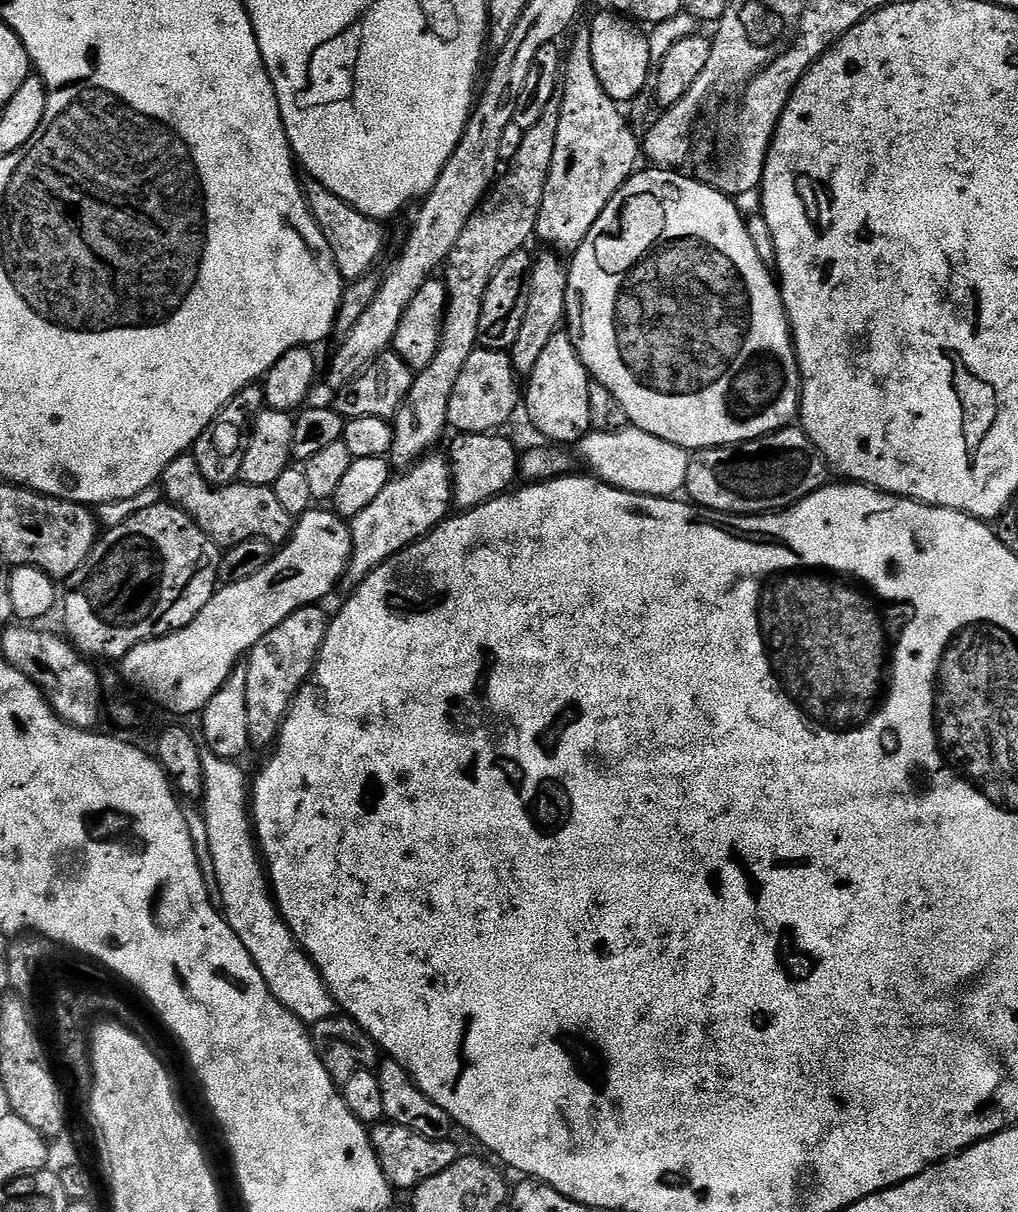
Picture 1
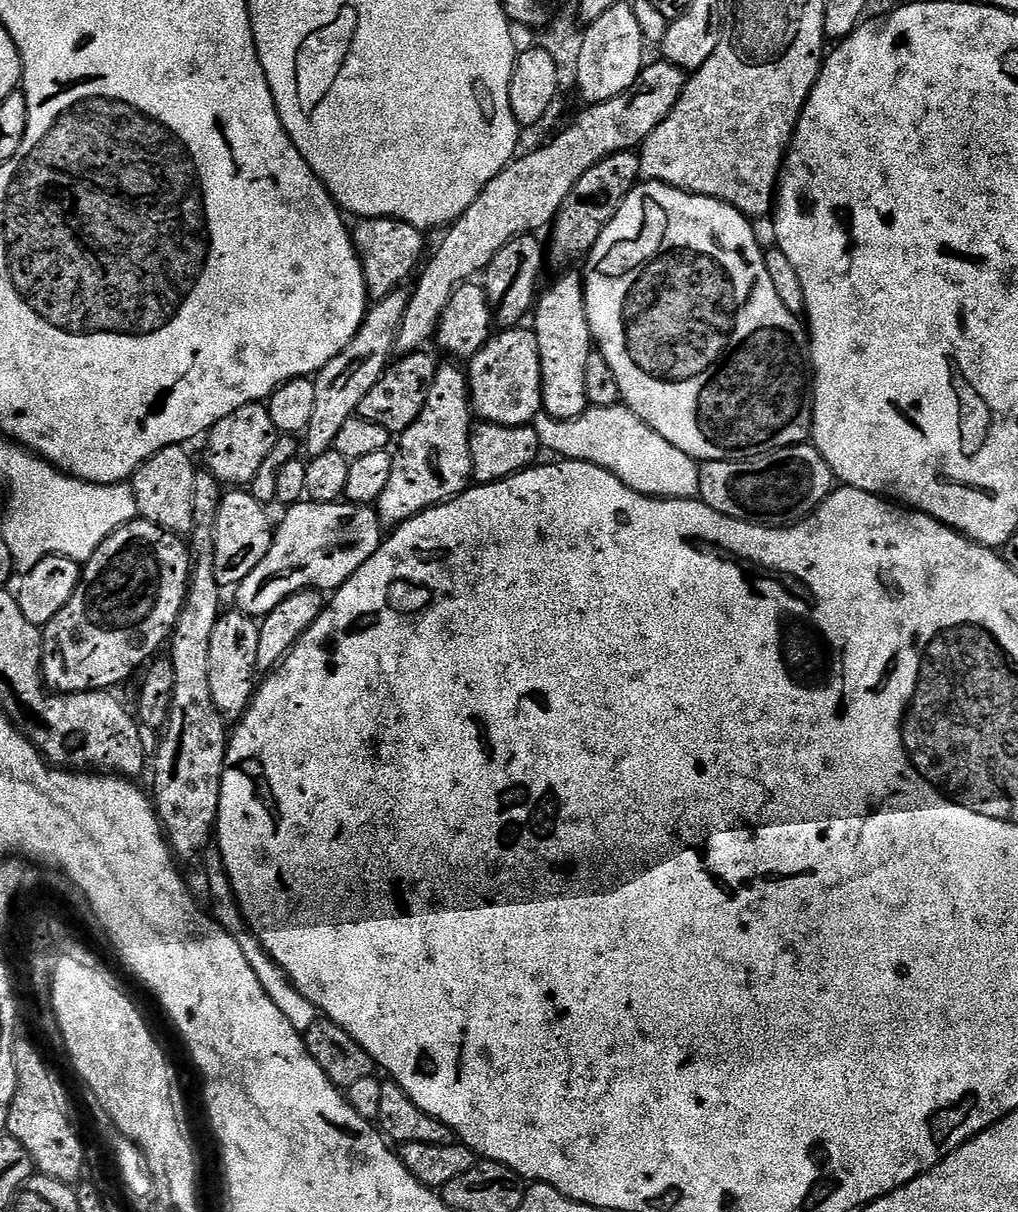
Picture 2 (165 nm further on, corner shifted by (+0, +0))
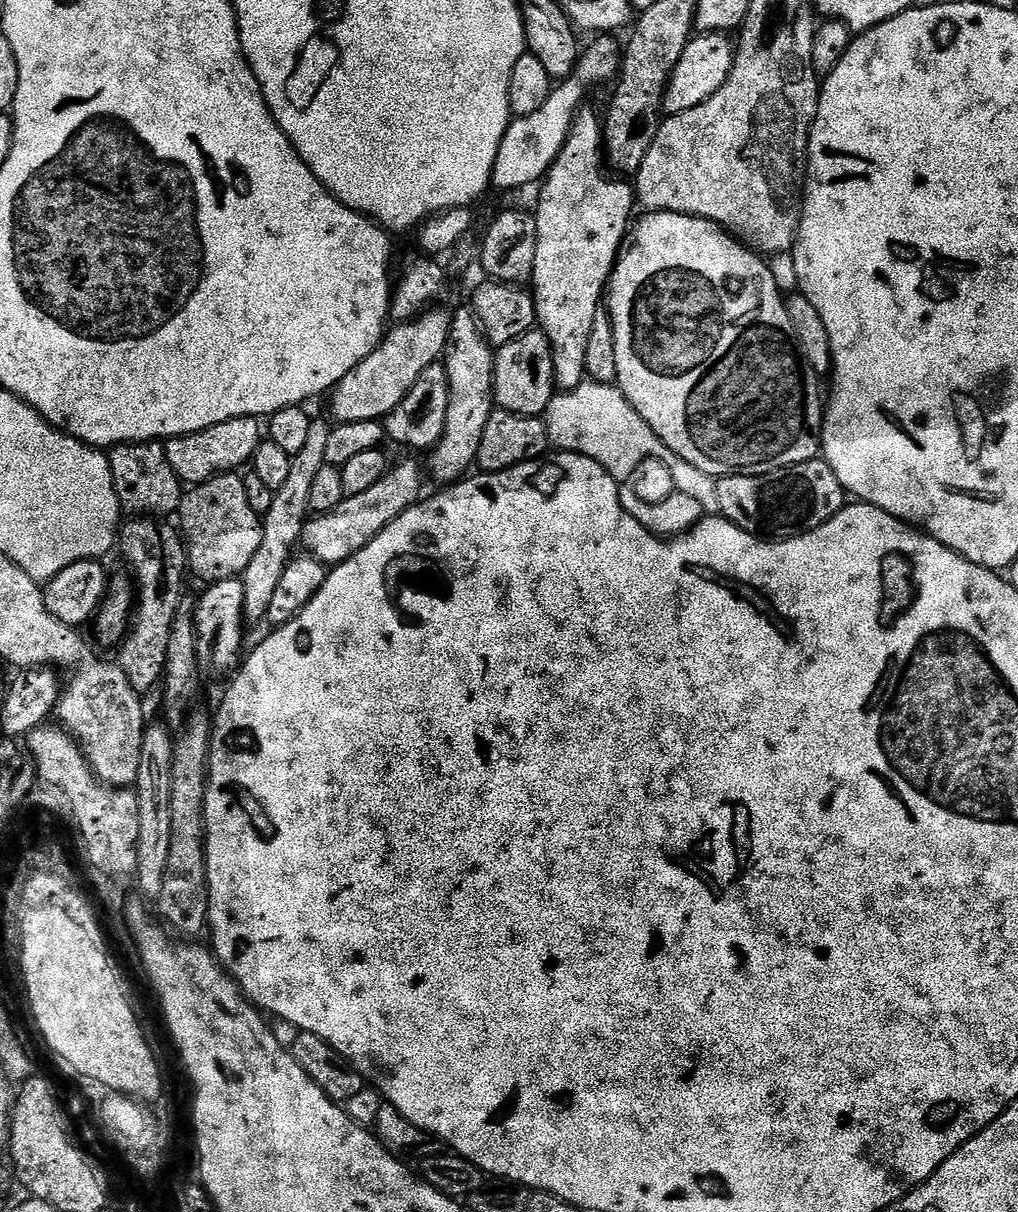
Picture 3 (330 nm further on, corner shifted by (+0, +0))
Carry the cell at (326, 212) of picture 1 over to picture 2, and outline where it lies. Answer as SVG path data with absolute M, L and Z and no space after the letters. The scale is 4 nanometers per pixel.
M361 219L357 224L360 225L351 229L352 244L356 248L356 257L360 259L360 265L364 271L369 301L375 302L397 291L403 285L400 283L412 271L415 273L421 267L422 261L425 259L425 233L401 220Z

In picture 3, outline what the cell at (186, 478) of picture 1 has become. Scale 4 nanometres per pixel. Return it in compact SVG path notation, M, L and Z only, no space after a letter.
M141 442L139 444L117 444L108 456L110 470L114 478L114 490L118 494L121 509L132 511L132 514L143 514L153 518L168 518L179 509L182 499L182 482L174 474L174 466L170 466L170 458L166 458L164 444L160 442Z

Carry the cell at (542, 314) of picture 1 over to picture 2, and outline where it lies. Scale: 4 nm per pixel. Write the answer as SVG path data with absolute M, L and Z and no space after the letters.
M635 151L619 152L607 156L598 162L570 190L566 202L558 210L556 219L550 225L552 232L552 248L550 244L550 260L556 264L572 264L576 259L587 257L592 247L598 242L602 230L618 214L622 202L636 187L640 175L640 157Z

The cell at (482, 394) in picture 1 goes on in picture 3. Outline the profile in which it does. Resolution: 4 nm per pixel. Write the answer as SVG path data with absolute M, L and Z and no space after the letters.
M533 330L522 334L522 338L514 338L514 342L499 345L494 355L496 361L492 375L492 399L495 407L523 416L543 417L557 391L552 347L548 337L539 330Z

